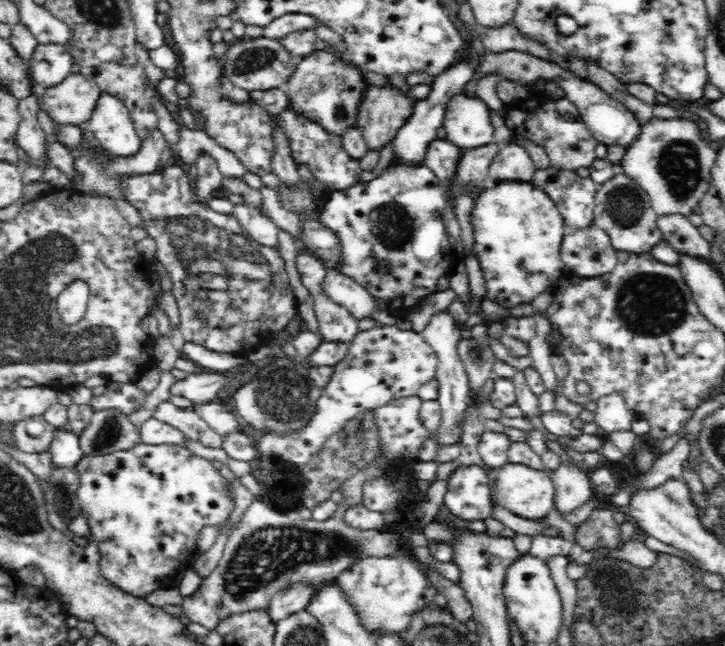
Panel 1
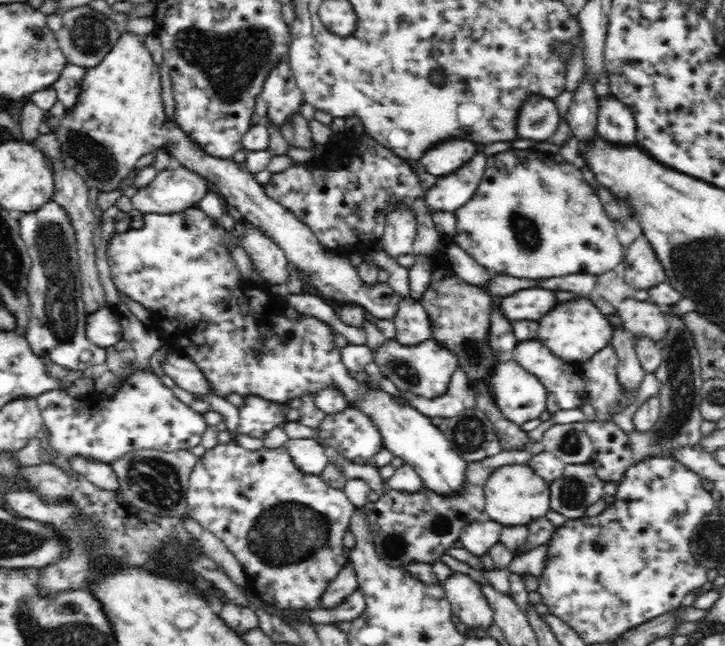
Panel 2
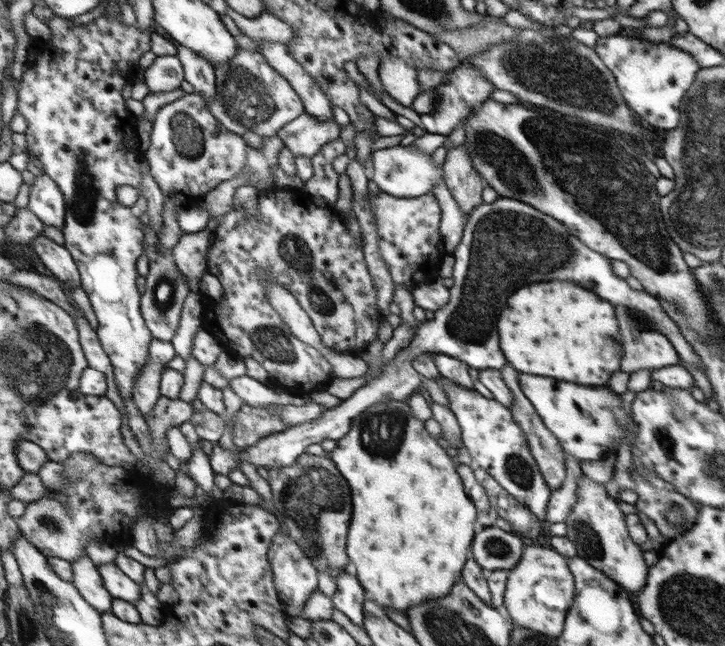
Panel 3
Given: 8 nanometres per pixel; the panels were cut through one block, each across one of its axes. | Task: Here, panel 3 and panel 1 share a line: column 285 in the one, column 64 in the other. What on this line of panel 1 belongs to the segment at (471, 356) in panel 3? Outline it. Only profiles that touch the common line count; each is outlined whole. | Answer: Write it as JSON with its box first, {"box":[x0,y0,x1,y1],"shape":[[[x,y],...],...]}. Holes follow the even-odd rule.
{"box":[47,430,83,468],"shape":[[[55,430],[52,442],[47,450],[53,468],[76,466],[82,458],[83,450],[79,437],[66,430]]]}

